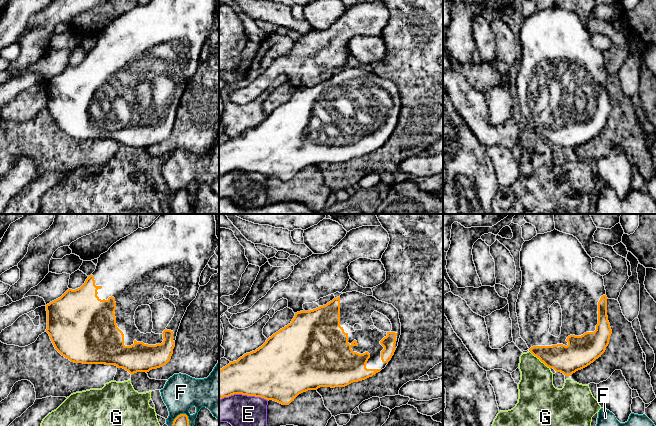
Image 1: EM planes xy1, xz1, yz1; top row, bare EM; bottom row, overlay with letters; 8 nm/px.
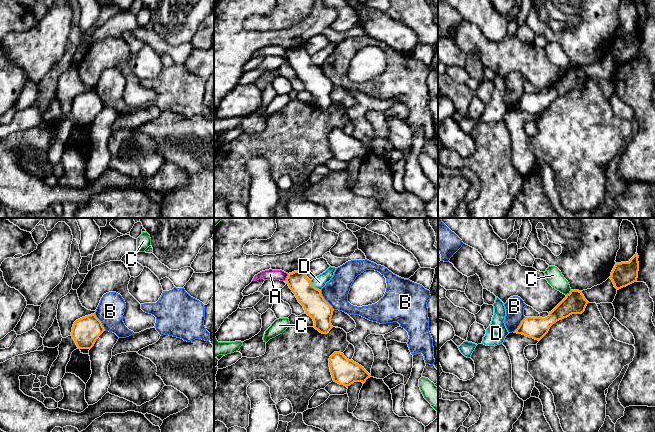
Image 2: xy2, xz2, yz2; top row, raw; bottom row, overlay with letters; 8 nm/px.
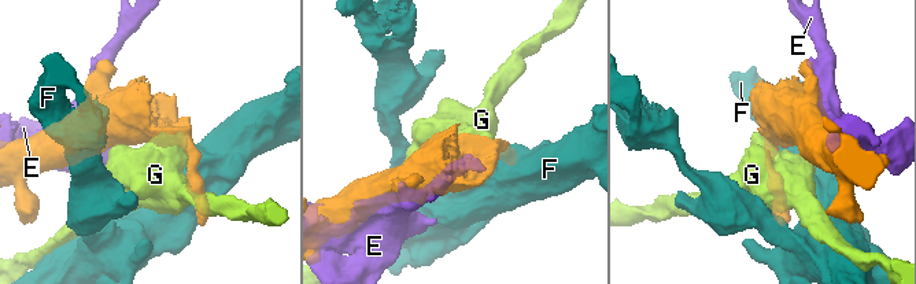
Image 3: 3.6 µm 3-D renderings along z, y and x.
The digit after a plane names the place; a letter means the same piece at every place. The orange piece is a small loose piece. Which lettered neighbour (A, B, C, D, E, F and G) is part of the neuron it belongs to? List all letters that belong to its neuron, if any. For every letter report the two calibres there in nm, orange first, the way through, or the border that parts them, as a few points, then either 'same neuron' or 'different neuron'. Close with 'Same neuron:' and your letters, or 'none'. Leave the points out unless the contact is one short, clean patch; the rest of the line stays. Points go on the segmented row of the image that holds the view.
A: calibres 180 and 90 nm; different neuron
B: calibres 190 and 200 nm; border xz2 (320, 290), (323, 298), (334, 309); different neuron
C: calibres 180 and 130 nm; border yz2 (571, 290), (566, 295); different neuron
D: calibres 190 and 100 nm; border xz2 (310, 280), (320, 290); different neuron
E: calibres 400 and 260 nm; different neuron
F: calibres 100 and 280 nm; different neuron
G: calibres 220 and 280 nm; different neuron
Same neuron: none

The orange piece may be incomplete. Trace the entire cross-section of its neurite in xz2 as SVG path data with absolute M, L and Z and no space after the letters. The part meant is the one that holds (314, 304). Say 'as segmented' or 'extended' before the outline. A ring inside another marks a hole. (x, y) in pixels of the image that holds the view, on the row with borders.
as segmented; M303 270L289 273L286 282L303 306L305 314L313 319L314 328L322 334L328 334L333 328L331 318L334 309L324 299L321 290L312 285Z

